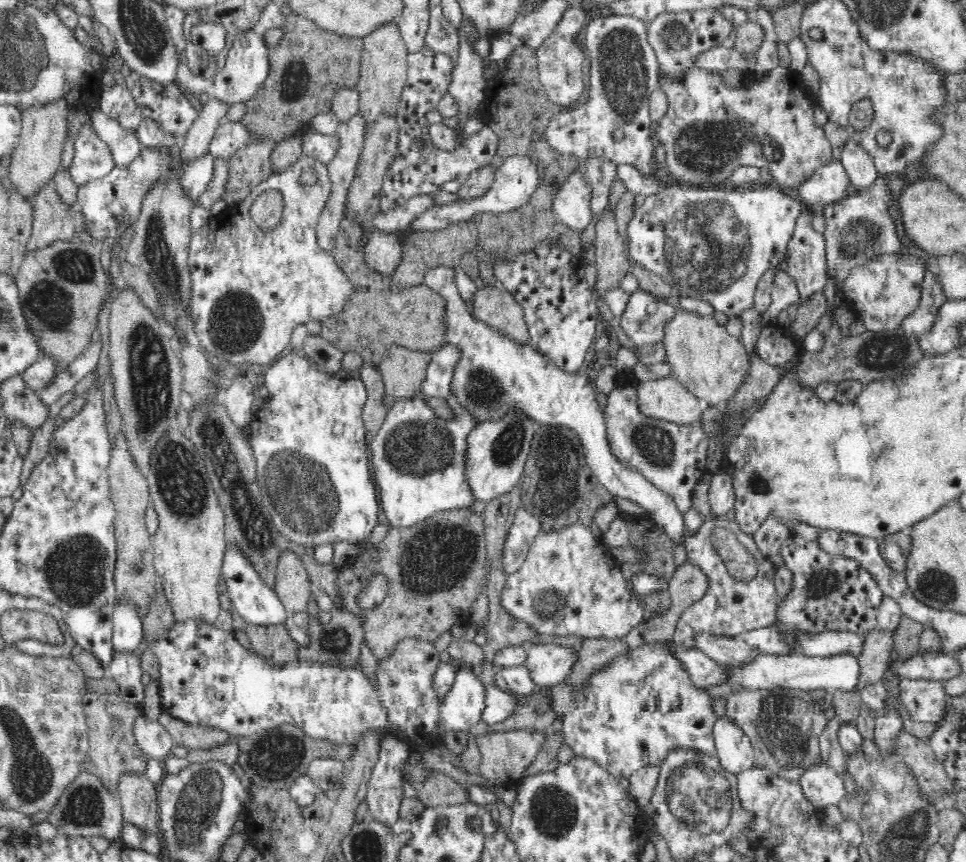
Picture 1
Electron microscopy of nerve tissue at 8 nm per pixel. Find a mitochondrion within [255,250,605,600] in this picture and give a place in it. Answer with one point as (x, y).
(302, 490)

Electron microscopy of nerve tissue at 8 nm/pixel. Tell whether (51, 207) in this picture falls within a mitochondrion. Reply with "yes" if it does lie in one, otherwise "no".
yes

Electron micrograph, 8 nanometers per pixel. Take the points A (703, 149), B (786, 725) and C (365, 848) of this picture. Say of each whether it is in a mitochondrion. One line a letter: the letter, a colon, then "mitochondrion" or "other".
A: mitochondrion
B: mitochondrion
C: mitochondrion

